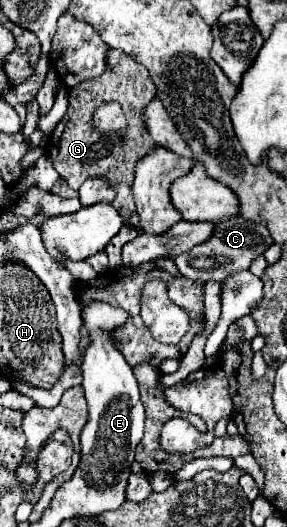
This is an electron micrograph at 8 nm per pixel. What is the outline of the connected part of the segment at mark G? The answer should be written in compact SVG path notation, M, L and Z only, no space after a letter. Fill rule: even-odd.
M109 49L105 71L99 77L87 79L69 91L69 109L67 109L65 117L57 123L57 127L45 147L49 159L53 161L55 171L59 173L61 179L65 179L69 183L71 189L79 189L87 177L105 179L109 183L109 187L113 187L117 193L113 207L121 213L123 221L131 227L137 227L139 233L141 233L141 227L139 227L137 219L133 219L133 217L137 217L137 213L133 211L131 183L133 183L135 163L155 147L155 143L153 143L153 139L149 139L149 135L143 127L143 119L141 119L141 113L143 113L145 105L155 97L155 91L157 89L155 89L153 81L149 79L149 73L145 67L141 67L133 57L125 55L123 51ZM109 99L119 101L123 107L123 113L127 117L129 127L127 127L125 145L119 145L119 139L115 135L101 135L91 129L91 113L93 113L95 105L109 101Z

